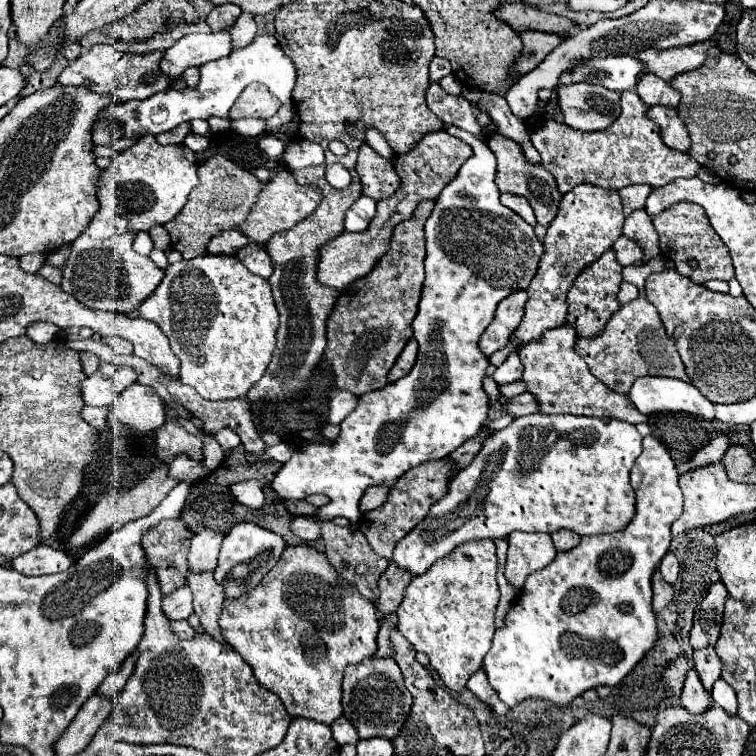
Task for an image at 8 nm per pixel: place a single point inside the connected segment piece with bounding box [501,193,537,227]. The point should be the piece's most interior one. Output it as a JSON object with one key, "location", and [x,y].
{"location":[516,202]}

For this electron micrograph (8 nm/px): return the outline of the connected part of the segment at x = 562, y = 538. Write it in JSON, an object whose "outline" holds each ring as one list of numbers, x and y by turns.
{"outline":[[561,529,559,533,553,533,551,537,553,537,553,543,555,543,557,551,569,551,569,549,577,547,579,541,581,541,581,537,577,537,577,533,571,533,567,529]]}

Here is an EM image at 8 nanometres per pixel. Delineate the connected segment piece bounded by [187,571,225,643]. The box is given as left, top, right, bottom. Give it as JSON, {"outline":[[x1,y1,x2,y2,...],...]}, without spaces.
{"outline":[[213,571,205,573,189,573,187,575,187,585,191,587,195,599,193,599,193,613,199,617,201,627,205,633,215,637,219,643,225,643,219,631,219,615,221,615,221,605,225,599,225,593,221,585,217,585]]}

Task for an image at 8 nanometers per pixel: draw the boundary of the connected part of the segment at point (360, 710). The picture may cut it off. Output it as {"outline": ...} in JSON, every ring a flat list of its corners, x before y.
{"outline":[[369,657,369,659,365,659,357,665,349,665,345,669,345,677,343,677,343,715,355,725,361,739,369,739,369,737,393,739,399,733,399,729,403,727,403,723,409,715,409,709,411,709,411,693,405,689,401,669,399,669,399,665,393,657]]}

